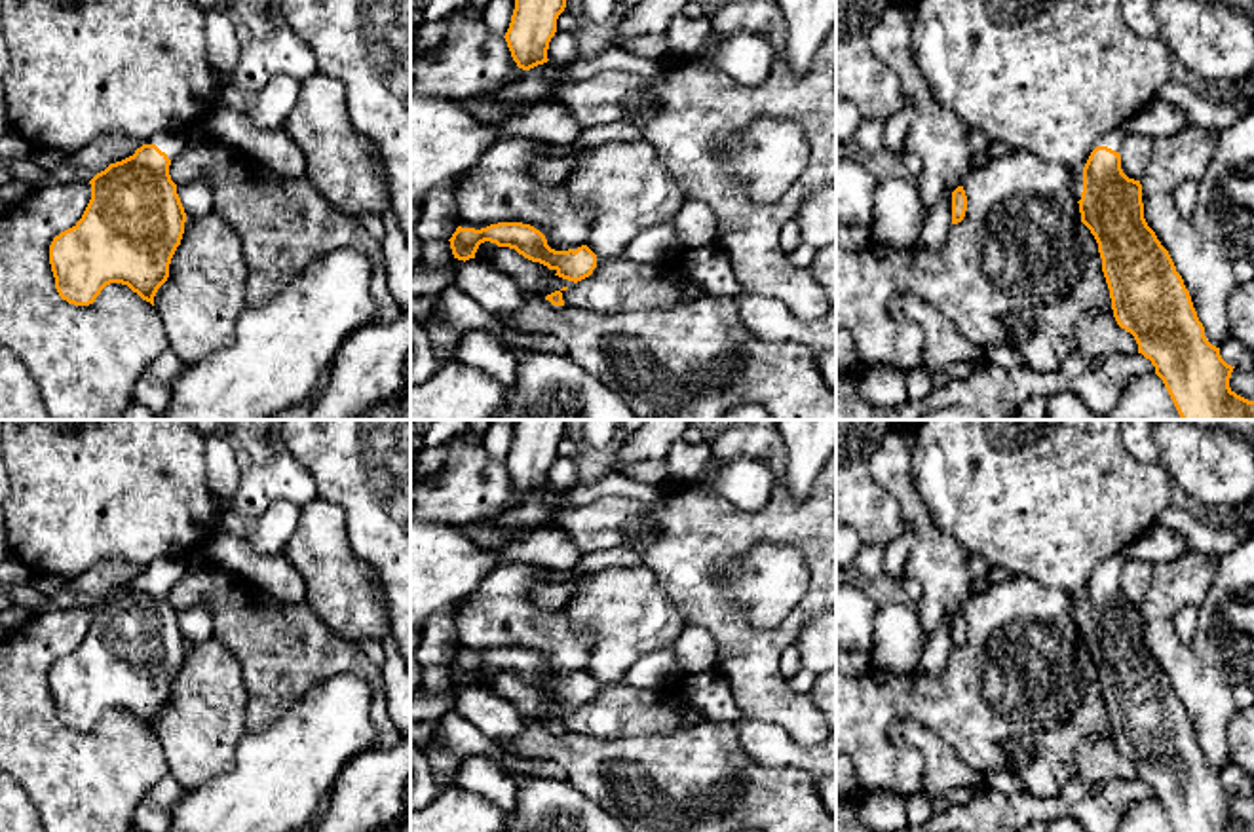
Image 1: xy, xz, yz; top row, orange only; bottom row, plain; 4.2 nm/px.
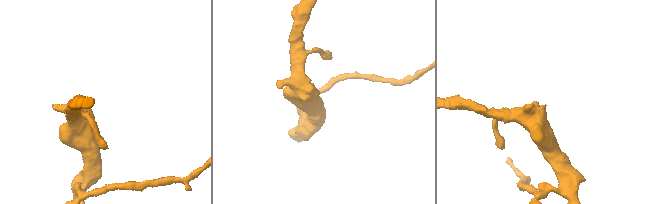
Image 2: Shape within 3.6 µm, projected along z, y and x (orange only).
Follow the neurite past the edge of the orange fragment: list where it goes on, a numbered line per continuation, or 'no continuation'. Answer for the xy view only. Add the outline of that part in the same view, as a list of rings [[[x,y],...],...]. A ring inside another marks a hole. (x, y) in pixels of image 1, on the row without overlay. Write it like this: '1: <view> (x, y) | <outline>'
1: xy (170, 568) | [[[156,558],[152,560],[146,570],[156,570],[167,583],[173,587],[188,570],[188,560],[177,558]]]

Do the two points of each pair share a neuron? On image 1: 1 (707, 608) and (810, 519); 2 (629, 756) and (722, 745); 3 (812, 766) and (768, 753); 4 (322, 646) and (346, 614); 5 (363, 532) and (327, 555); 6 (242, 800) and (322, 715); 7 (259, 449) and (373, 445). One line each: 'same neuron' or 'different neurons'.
1: same neuron
2: same neuron
3: same neuron
4: different neurons
5: different neurons
6: same neuron
7: different neurons

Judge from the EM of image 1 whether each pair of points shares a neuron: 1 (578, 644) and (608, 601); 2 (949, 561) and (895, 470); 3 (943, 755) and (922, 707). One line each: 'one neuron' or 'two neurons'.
1: two neurons
2: one neuron
3: two neurons

